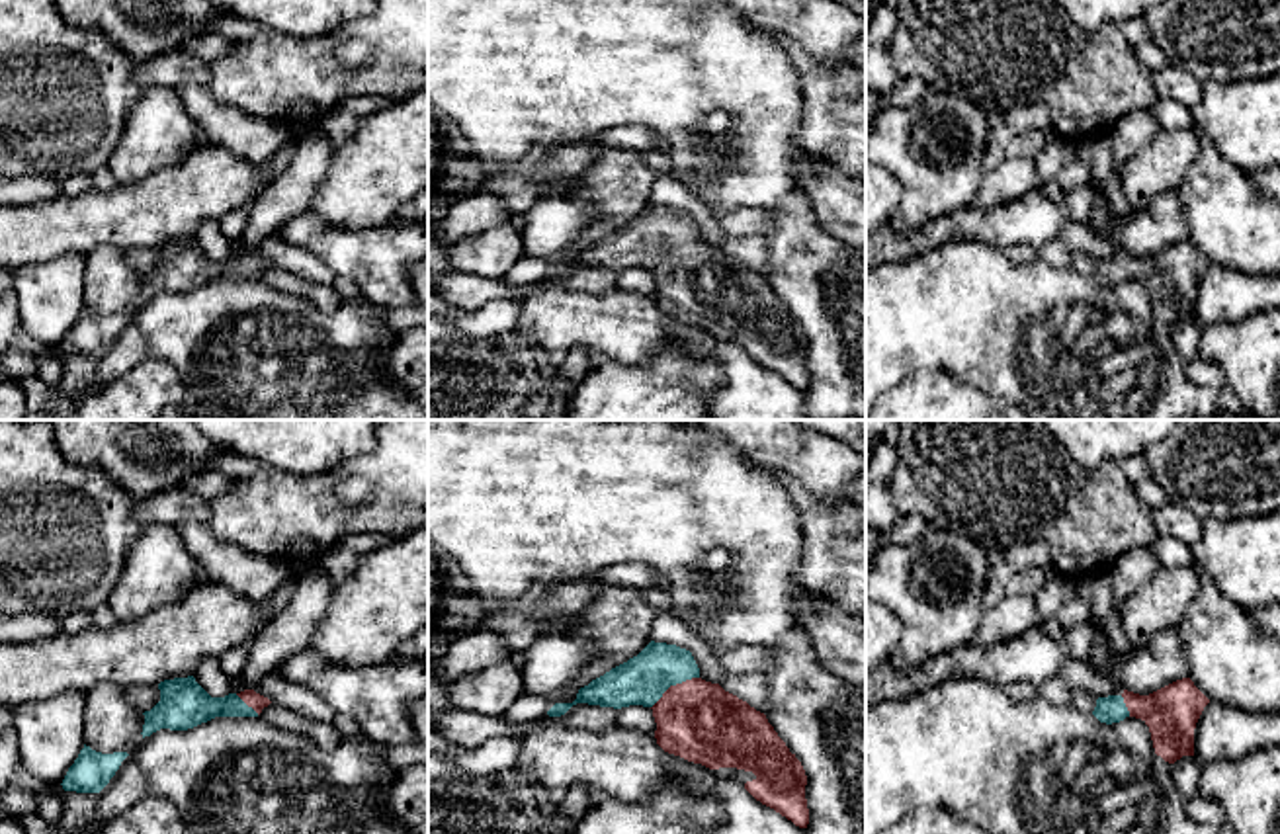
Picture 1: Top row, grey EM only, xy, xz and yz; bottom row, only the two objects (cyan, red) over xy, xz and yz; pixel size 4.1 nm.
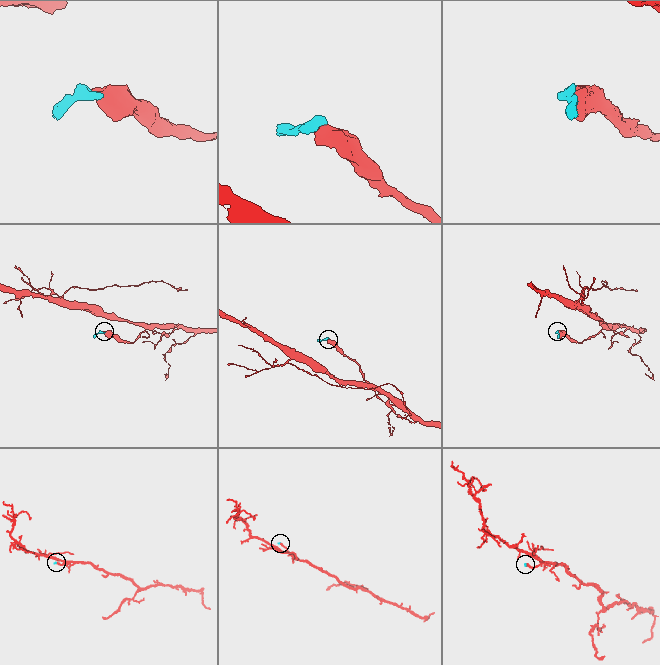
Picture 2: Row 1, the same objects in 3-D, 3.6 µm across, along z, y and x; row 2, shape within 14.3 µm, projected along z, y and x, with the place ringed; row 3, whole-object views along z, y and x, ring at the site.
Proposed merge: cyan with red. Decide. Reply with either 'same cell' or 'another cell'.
same cell

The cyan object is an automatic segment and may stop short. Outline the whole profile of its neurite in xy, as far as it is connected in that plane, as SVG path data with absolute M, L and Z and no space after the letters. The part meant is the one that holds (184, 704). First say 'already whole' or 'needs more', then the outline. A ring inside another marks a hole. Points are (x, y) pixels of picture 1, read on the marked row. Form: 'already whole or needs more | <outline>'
needs more | M193 676L158 684L160 701L145 711L143 738L160 729L188 730L215 717L258 717L272 701L254 689L211 697Z

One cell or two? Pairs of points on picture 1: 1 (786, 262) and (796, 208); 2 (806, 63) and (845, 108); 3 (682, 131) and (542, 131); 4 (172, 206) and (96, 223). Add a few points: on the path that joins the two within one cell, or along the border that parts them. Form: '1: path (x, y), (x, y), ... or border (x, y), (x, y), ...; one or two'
1: path (796, 249), (796, 221); one
2: path (811, 75), (833, 96); one
3: path (647, 108), (577, 108); one
4: path (153, 211), (116, 217); one

